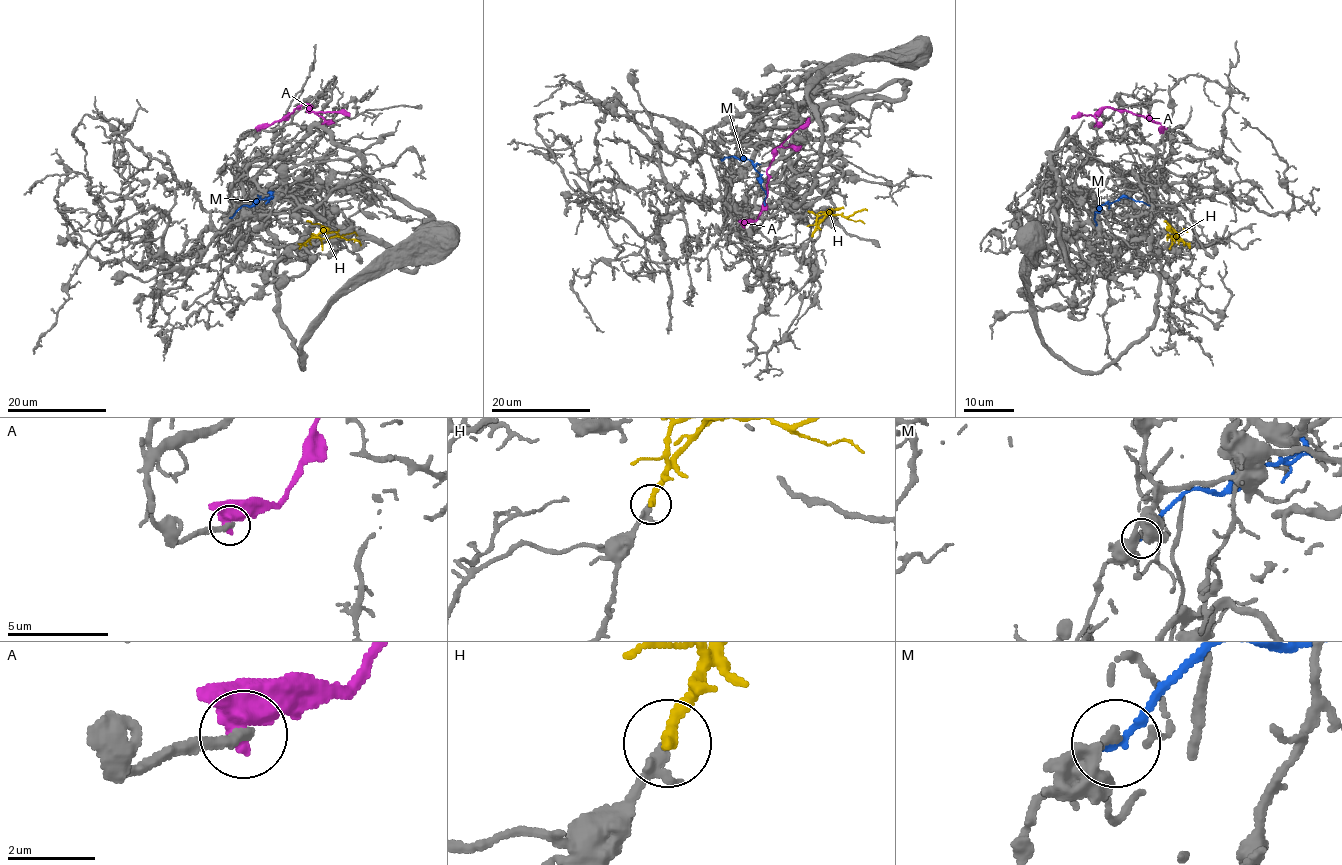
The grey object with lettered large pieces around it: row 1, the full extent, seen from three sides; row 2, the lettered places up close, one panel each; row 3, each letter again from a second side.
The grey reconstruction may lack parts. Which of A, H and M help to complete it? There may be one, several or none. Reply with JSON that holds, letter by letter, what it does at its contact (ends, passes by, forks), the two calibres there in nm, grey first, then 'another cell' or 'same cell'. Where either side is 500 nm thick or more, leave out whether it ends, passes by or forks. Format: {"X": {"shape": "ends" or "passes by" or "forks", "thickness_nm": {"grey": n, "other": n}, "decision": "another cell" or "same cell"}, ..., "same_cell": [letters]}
{"A": {"thickness_nm": {"grey": 260, "other": 750}, "decision": "another cell"}, "H": {"shape": "ends", "thickness_nm": {"grey": 320, "other": 340}, "decision": "same cell"}, "M": {"shape": "ends", "thickness_nm": {"grey": 140, "other": 200}, "decision": "another cell"}, "same_cell": ["H"]}

